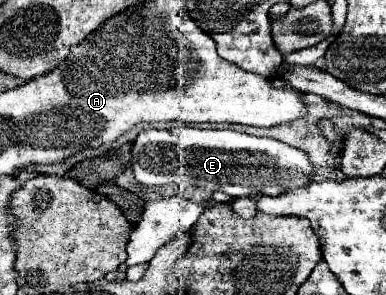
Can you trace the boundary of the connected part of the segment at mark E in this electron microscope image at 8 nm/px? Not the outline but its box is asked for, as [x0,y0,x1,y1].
[133,126,313,196]

